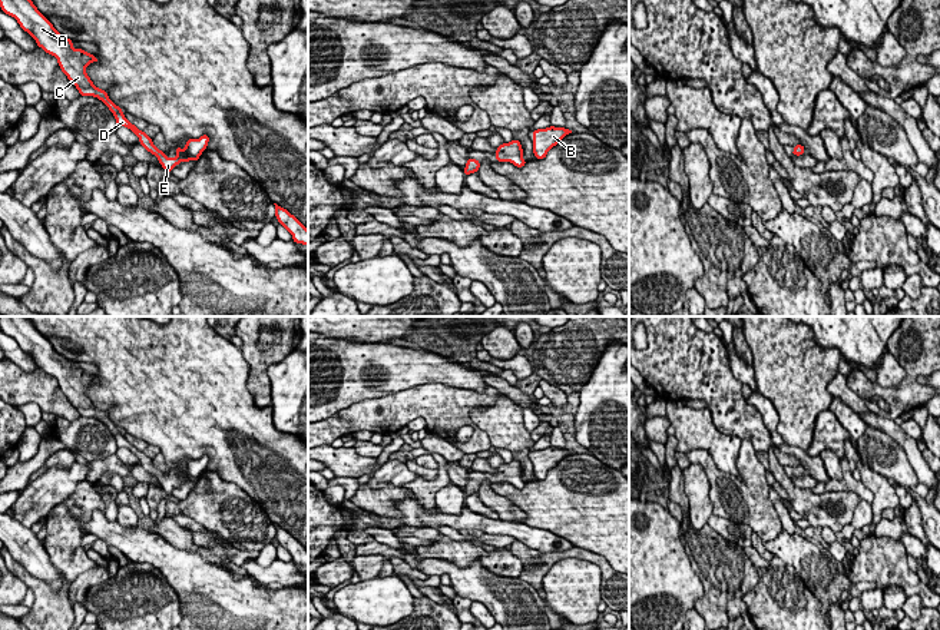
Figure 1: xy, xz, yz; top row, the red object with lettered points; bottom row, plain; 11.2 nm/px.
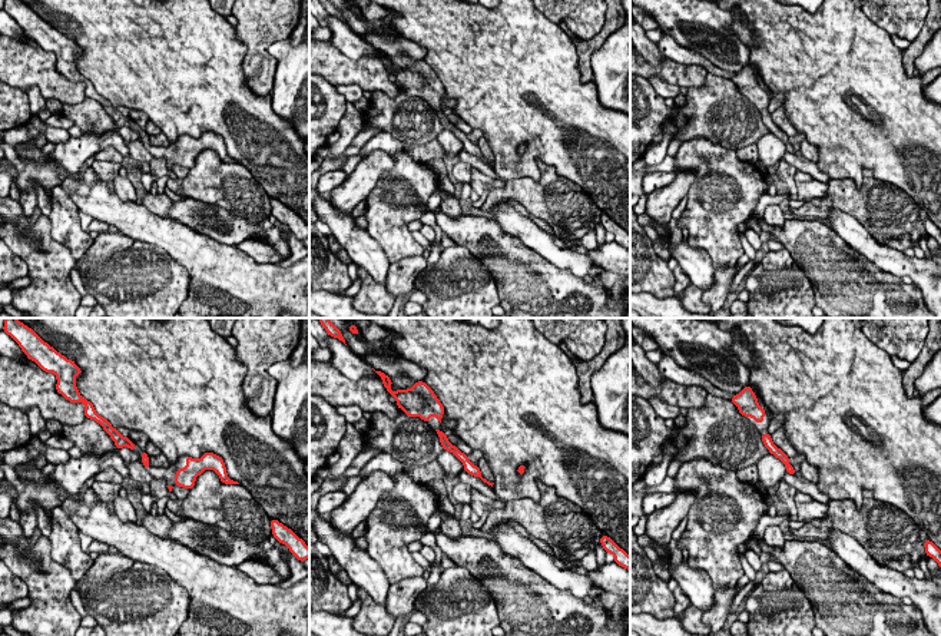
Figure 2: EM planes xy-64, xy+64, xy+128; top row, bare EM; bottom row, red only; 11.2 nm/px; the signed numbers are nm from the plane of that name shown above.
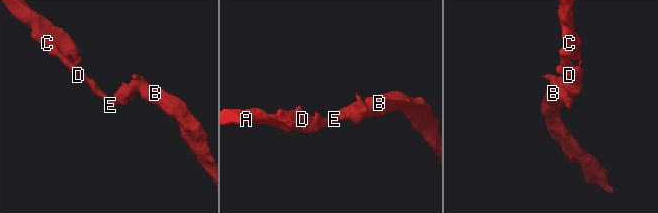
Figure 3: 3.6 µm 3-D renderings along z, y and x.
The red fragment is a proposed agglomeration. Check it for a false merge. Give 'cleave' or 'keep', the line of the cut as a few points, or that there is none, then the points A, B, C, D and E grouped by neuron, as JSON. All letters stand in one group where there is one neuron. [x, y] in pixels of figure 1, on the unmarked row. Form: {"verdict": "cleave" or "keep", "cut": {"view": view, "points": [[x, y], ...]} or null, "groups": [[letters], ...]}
{"verdict": "keep", "cut": null, "groups": [["A", "B", "C", "D", "E"]]}

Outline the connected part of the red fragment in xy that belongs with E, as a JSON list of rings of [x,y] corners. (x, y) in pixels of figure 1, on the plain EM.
[[[0,316],[0,329],[14,338],[20,348],[36,361],[39,368],[57,379],[62,392],[76,407],[80,417],[95,417],[102,421],[113,434],[118,448],[130,450],[139,458],[140,465],[158,478],[168,494],[181,483],[199,480],[208,467],[208,455],[202,455],[199,460],[188,460],[183,471],[176,467],[176,477],[169,480],[143,451],[139,451],[125,438],[122,430],[109,420],[105,411],[93,405],[86,388],[93,382],[99,384],[99,379],[83,369],[75,369],[72,361],[60,355],[27,316]]]

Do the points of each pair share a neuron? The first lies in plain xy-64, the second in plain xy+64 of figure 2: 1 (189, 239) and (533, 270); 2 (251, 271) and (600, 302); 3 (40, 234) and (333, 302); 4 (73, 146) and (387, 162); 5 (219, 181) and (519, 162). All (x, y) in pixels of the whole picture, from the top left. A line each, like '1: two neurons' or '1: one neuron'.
1: one neuron
2: one neuron
3: two neurons
4: one neuron
5: two neurons

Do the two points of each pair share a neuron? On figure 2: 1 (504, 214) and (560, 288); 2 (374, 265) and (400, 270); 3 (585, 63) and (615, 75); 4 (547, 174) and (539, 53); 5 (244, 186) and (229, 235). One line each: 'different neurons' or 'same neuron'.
1: different neurons
2: different neurons
3: different neurons
4: different neurons
5: different neurons

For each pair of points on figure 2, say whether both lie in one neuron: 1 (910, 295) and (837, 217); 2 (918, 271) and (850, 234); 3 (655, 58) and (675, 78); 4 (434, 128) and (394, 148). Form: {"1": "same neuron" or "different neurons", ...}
{"1": "different neurons", "2": "same neuron", "3": "different neurons", "4": "different neurons"}

